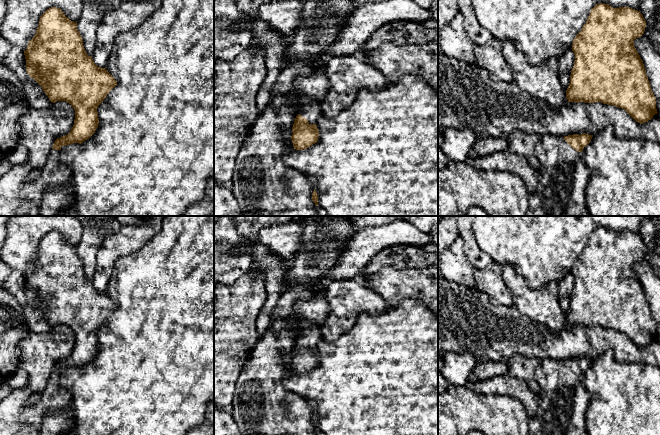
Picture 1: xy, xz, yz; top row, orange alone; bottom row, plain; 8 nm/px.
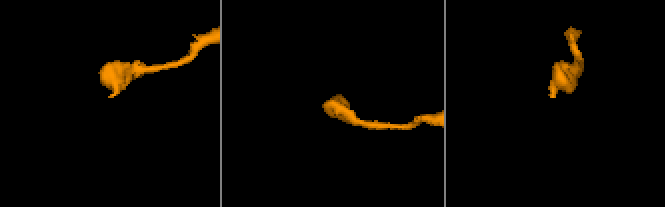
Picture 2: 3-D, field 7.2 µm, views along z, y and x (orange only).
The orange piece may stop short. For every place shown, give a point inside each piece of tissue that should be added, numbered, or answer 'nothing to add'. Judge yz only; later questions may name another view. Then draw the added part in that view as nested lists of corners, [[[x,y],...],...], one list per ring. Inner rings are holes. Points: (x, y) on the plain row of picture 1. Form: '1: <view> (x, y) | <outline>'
1: yz (563, 400) | [[[546,358],[540,361],[535,371],[535,380],[541,391],[537,411],[529,418],[527,435],[588,435],[586,410],[589,393],[582,384],[581,377],[573,373],[563,361]]]

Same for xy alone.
1: xy (15, 412) | [[[52,373],[46,388],[39,393],[38,400],[29,404],[33,393],[27,387],[13,389],[0,402],[0,435],[18,435],[24,426],[32,428],[37,435],[41,430],[44,416],[50,410],[66,410],[71,406],[71,394],[61,386],[61,374]]]

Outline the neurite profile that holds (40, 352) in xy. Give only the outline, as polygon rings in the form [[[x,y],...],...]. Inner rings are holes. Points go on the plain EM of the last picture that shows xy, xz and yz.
[[[57,325],[45,333],[30,332],[20,342],[21,367],[28,374],[25,387],[33,393],[29,404],[35,403],[46,388],[55,364],[69,358],[74,343],[75,334],[66,325]]]

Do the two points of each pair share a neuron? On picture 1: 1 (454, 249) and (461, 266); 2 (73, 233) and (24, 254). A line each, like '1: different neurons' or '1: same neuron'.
1: same neuron
2: same neuron

